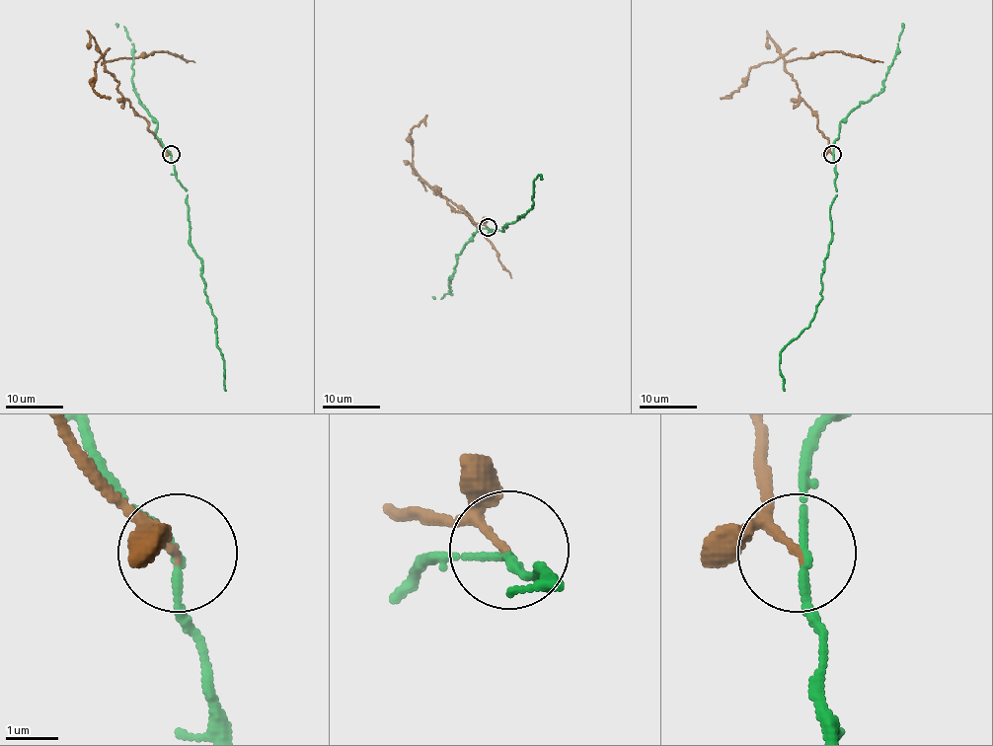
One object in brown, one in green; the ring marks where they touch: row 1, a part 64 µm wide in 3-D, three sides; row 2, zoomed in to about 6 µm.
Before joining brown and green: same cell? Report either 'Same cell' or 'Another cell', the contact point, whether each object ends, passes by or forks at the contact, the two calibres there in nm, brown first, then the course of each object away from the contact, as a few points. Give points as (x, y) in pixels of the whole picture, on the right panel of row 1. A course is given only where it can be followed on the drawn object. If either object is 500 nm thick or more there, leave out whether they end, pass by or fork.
Another cell. Place: (832, 154). At the ring brown ends. At the ring green passes by. Thickness 160 nm (brown) against 130 nm. Course of brown: (833, 154), (828, 139), (817, 128), (817, 115), (800, 97), (796, 80), (784, 64), (825, 51), (883, 62). Course of green: (833, 154), (837, 194), (830, 208), (831, 243), (824, 261), (821, 301), (809, 325), (781, 352), (784, 390)

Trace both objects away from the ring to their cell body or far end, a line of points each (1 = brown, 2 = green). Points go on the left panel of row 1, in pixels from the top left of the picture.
1: (171, 154), (117, 91), (116, 80), (105, 64), (123, 57), (147, 57), (154, 51), (168, 51), (194, 62)
2: (171, 154), (176, 179), (187, 194), (190, 243), (201, 261), (226, 390)

